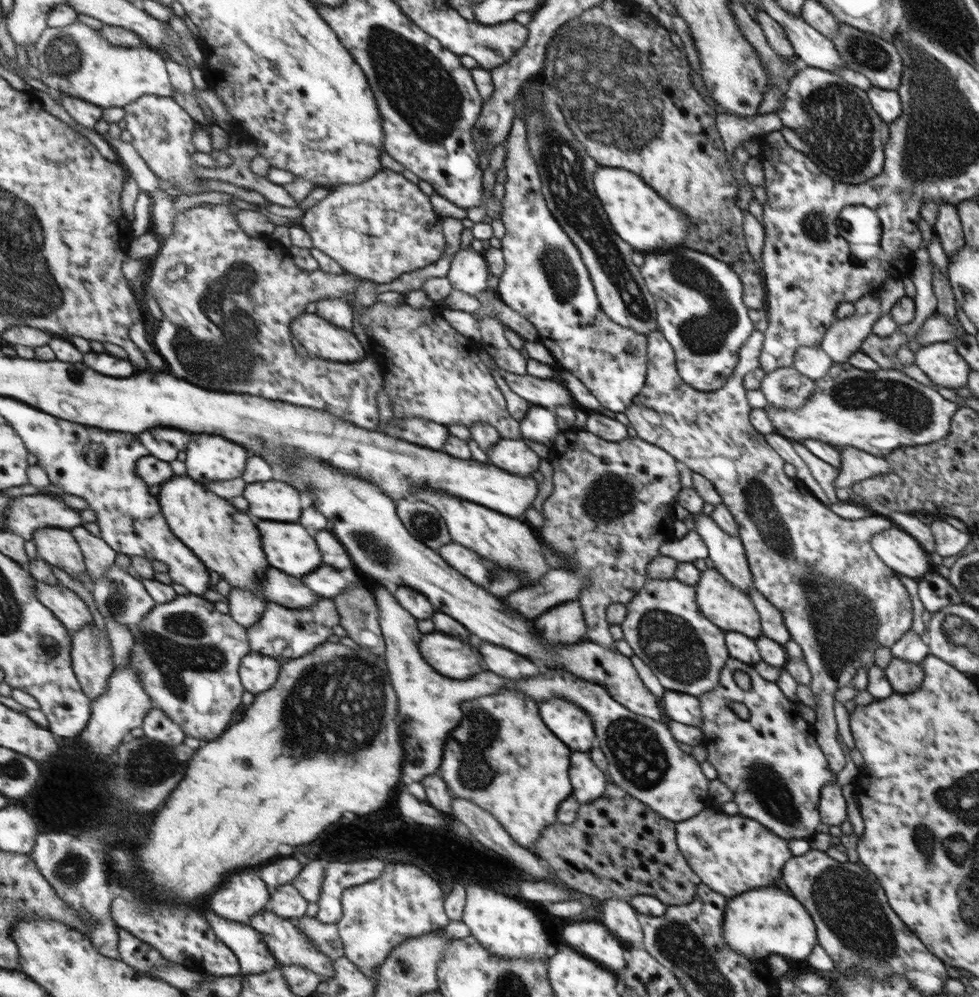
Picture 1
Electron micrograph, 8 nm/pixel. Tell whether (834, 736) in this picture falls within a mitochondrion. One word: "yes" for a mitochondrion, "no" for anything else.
no

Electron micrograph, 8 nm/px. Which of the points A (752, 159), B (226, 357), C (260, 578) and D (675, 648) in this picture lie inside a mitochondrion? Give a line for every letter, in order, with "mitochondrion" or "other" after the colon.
A: other
B: mitochondrion
C: other
D: mitochondrion

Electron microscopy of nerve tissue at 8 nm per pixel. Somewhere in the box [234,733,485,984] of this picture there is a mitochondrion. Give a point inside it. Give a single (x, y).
(406, 966)

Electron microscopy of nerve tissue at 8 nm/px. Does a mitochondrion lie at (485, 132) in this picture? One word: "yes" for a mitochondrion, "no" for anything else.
yes

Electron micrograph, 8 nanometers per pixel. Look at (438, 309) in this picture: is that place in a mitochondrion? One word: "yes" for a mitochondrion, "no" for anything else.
no

